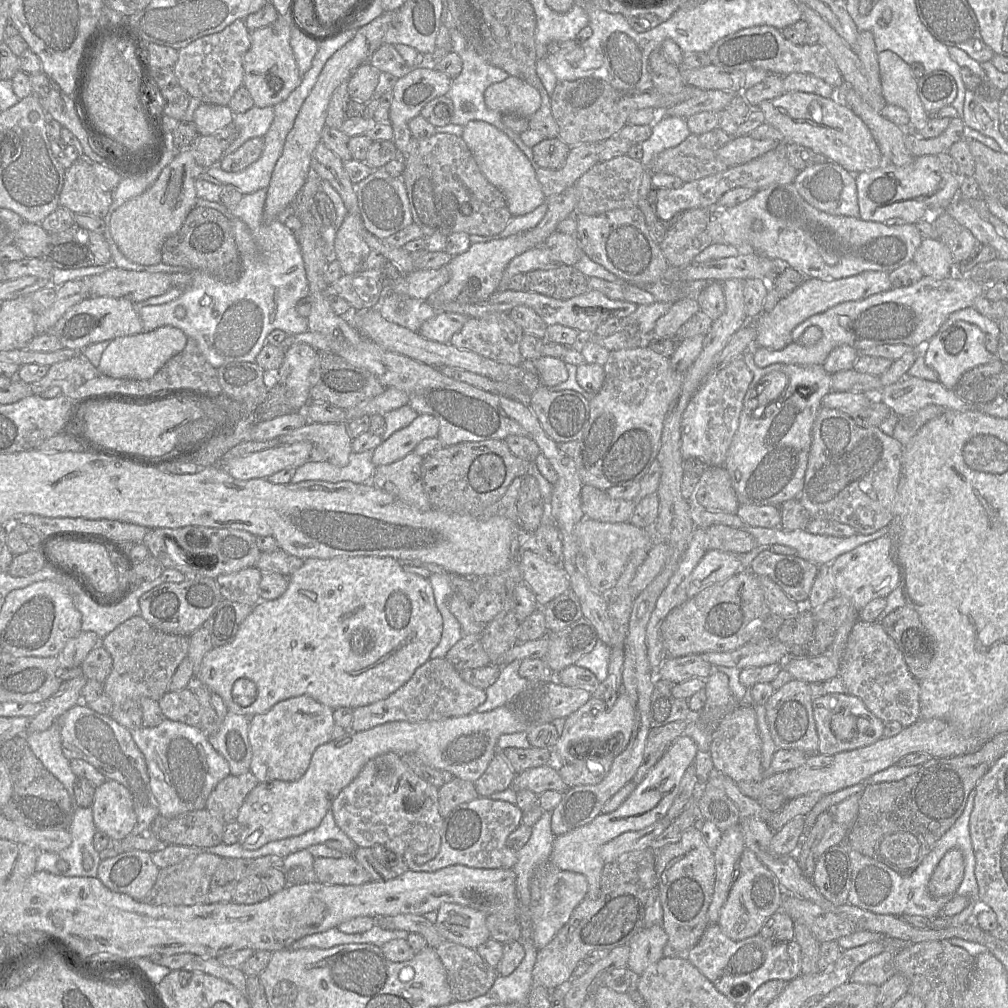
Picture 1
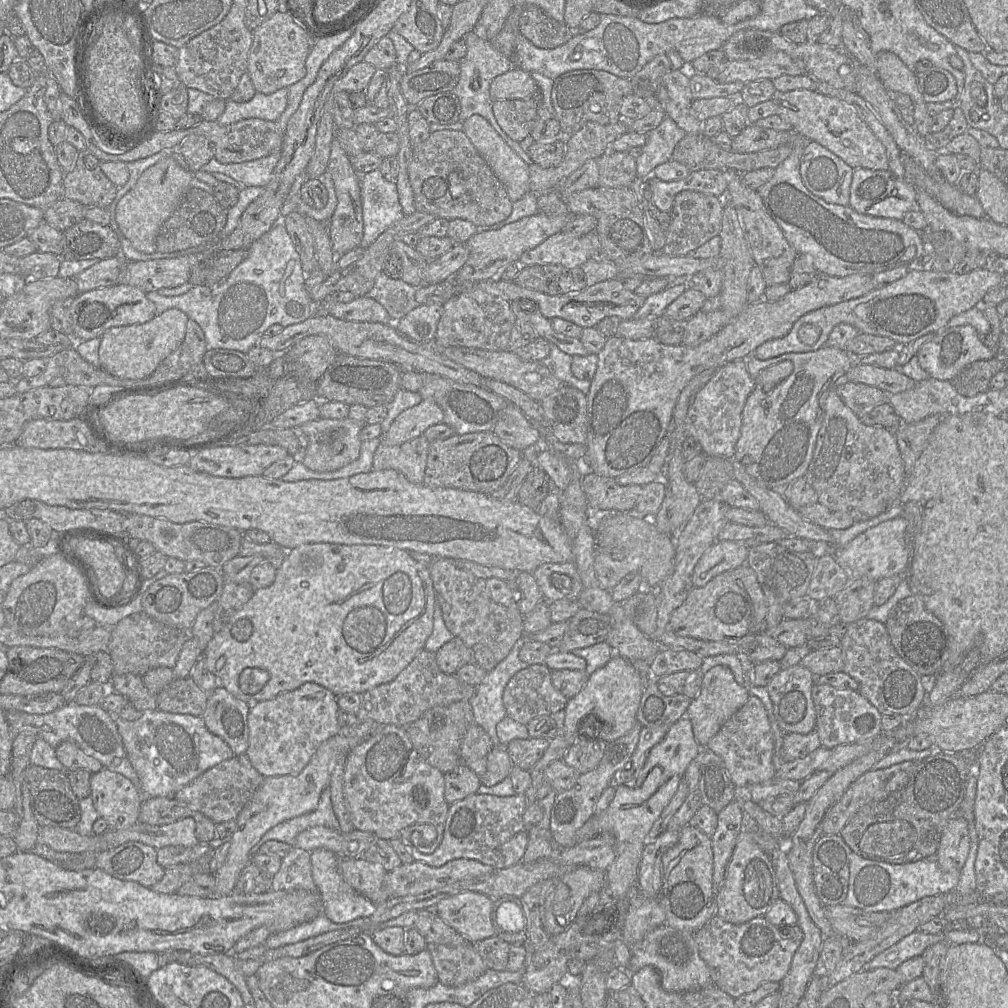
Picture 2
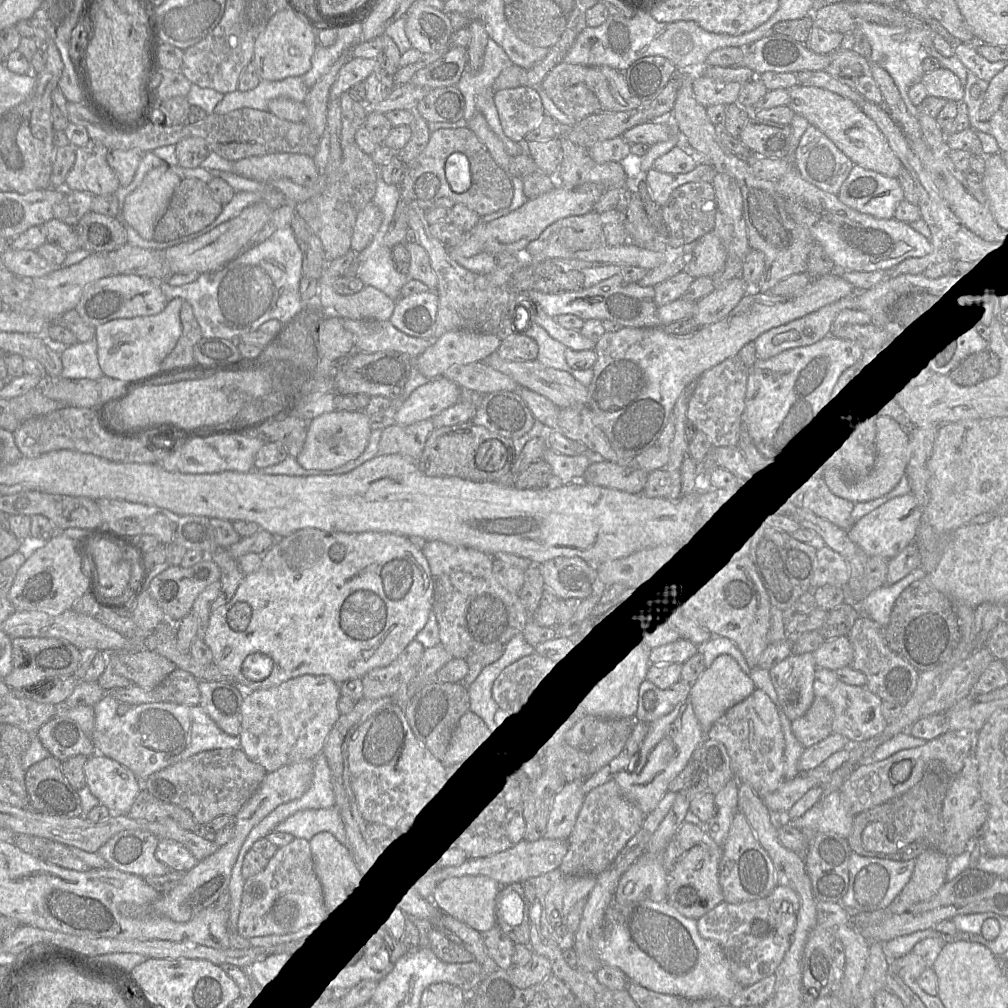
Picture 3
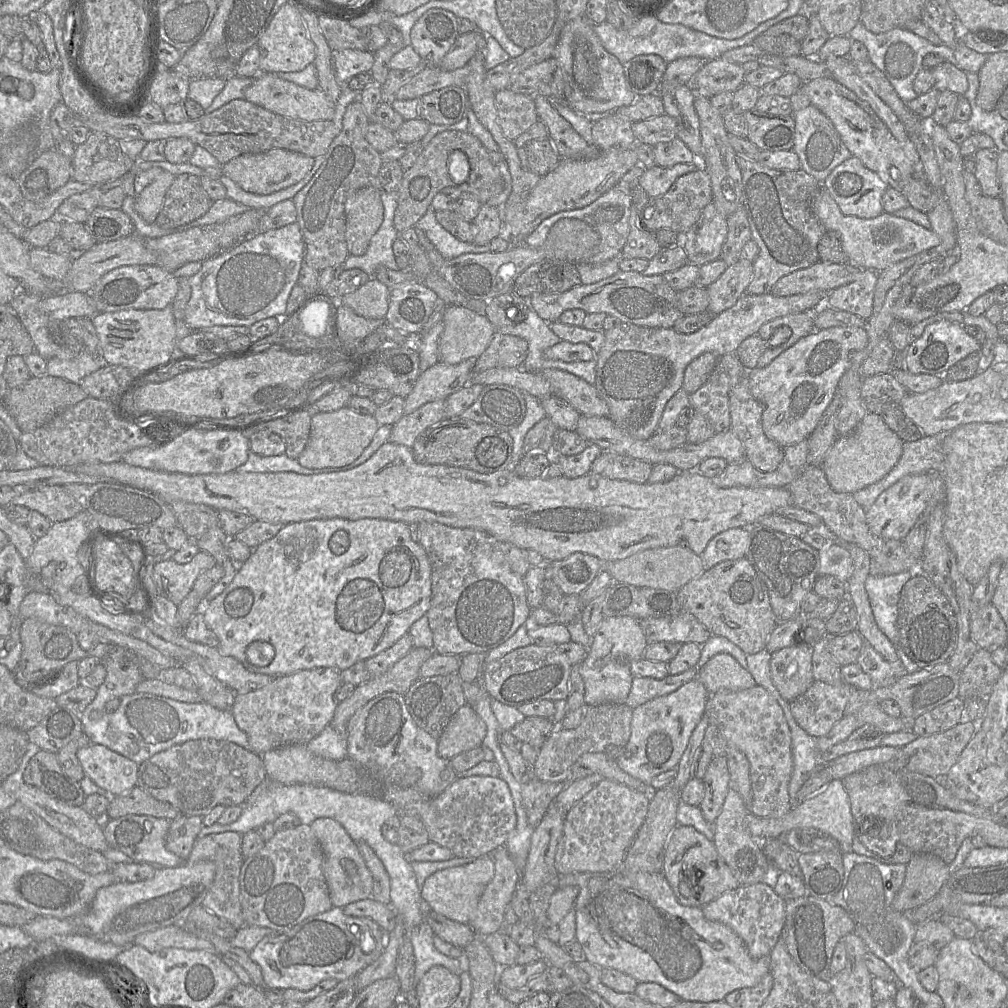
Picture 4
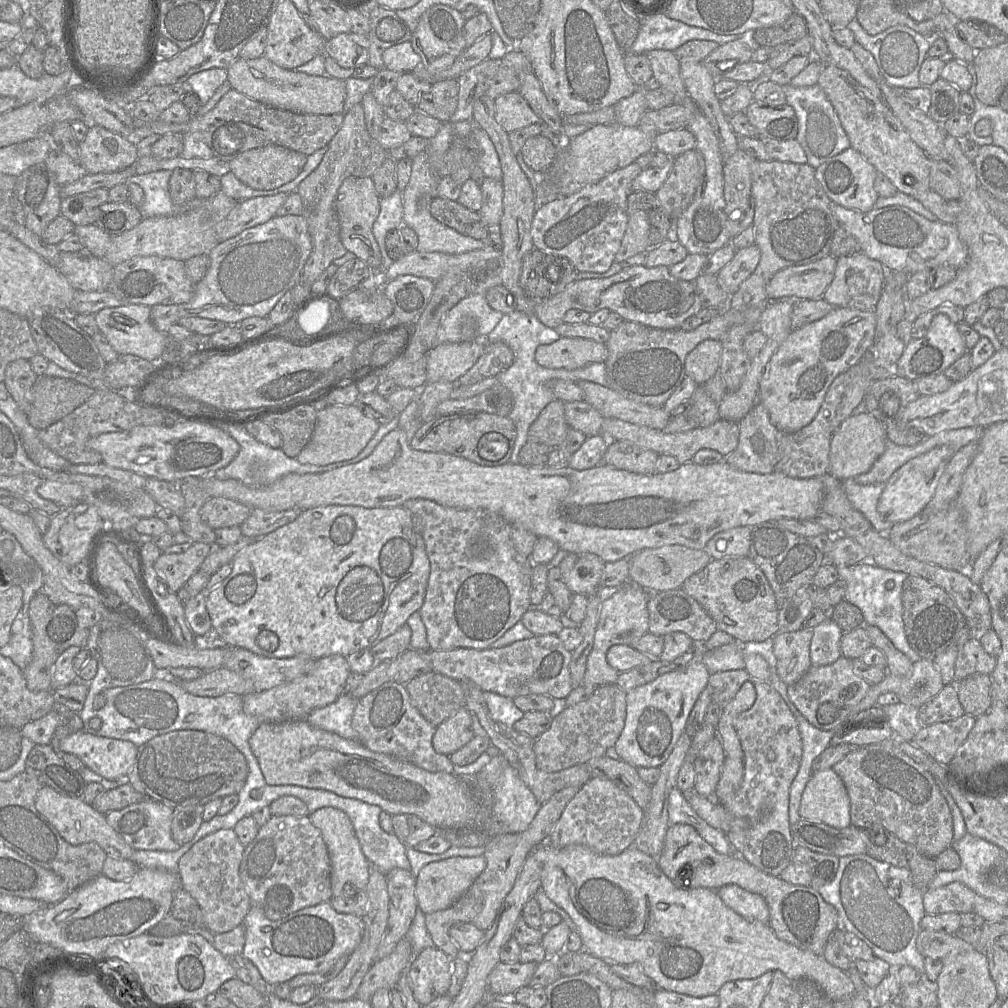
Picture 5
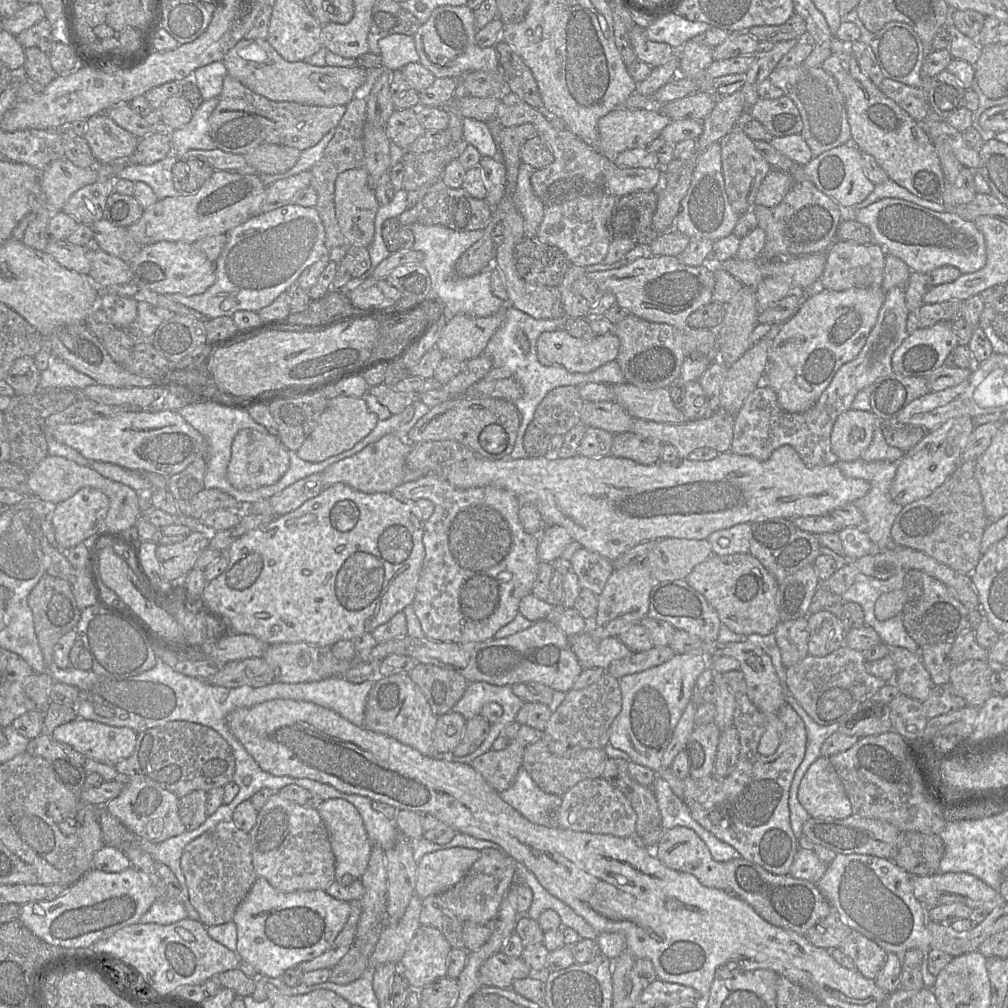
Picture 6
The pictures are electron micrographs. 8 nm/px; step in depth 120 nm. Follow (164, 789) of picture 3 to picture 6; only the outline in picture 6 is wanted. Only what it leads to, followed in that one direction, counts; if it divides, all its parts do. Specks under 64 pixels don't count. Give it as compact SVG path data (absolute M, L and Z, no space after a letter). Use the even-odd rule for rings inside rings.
M170 721L136 734L136 744L130 757L116 763L115 768L126 785L126 779L155 783L181 798L195 790L210 791L233 781L235 756L231 746L212 728L187 721Z

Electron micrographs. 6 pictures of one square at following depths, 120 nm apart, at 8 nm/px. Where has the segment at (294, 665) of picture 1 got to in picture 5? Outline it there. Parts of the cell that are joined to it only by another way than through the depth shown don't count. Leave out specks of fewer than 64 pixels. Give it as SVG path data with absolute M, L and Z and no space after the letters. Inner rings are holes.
M327 505L302 511L293 522L255 540L240 550L232 561L230 575L206 596L213 633L223 645L240 647L267 658L289 658L305 655L320 659L332 654L348 657L361 649L371 649L375 644L395 633L407 623L408 618L419 612L425 598L430 563L422 535L413 529L412 514L404 506L391 508L364 508L361 506Z

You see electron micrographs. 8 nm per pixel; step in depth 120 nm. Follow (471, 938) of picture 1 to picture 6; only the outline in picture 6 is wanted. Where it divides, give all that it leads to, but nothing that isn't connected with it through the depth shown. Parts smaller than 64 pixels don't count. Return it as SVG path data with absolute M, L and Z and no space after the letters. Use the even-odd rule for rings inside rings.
M464 847L425 854L417 864L415 895L424 899L457 884L478 860L480 851Z

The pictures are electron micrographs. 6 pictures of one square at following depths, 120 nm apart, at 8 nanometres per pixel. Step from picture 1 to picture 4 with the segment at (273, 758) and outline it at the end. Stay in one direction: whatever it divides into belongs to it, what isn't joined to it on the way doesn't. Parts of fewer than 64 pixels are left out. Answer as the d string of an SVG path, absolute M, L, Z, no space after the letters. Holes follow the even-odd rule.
M320 667L301 670L274 677L268 685L259 689L247 693L237 693L231 711L237 726L247 735L252 752L262 757L267 751L283 746L306 745L318 736L326 726L330 725L334 717L338 705L335 693L341 685L340 672L336 669Z

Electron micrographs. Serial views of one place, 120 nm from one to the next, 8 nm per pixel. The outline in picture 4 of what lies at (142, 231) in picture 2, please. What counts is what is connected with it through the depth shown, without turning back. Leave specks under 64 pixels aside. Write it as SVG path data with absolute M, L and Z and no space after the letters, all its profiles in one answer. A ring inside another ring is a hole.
M164 170L136 198L135 209L147 223L156 221L162 209L166 192L175 177L172 173Z

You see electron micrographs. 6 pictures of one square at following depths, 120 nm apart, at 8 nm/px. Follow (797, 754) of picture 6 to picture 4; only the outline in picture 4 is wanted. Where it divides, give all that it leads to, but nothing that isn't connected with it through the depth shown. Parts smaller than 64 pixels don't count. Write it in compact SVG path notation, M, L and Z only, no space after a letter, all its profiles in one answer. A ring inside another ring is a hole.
M759 685L741 691L720 690L708 694L705 704L708 724L715 725L726 744L739 749L749 762L752 803L749 813L762 818L780 818L791 809L788 786L793 770L790 729L782 708Z

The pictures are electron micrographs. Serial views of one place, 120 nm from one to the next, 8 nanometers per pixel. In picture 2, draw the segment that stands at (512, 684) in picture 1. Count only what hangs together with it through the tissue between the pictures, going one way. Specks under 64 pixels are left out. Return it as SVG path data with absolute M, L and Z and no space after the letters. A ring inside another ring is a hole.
M525 637L518 639L507 657L487 673L482 683L476 687L476 694L470 700L474 722L489 735L492 748L495 746L505 748L499 742L497 724L507 716L503 704L503 691L507 683L518 671L528 666L519 658Z

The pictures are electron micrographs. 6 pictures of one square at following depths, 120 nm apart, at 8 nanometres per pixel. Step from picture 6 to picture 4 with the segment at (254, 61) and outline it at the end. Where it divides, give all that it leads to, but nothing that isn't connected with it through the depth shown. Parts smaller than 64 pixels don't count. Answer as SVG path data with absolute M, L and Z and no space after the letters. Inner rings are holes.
M259 72L254 81L244 90L244 99L254 103L275 114L289 117L296 120L332 121L335 114L335 103L325 93L317 89L307 89L293 82L283 80L274 73Z

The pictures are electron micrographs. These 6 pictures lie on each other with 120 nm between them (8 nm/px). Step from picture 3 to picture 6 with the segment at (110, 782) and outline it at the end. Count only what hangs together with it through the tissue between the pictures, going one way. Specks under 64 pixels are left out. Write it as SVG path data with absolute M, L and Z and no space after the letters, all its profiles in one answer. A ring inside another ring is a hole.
M79 716L53 731L57 742L70 745L87 759L115 765L131 756L137 732L128 727L115 727Z

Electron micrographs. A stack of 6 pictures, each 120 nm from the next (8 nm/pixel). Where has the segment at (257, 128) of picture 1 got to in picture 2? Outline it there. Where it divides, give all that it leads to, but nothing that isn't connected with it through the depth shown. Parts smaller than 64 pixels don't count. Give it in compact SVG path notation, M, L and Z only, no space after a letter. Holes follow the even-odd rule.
M288 87L272 94L256 92L254 97L243 103L226 100L225 110L218 118L220 125L229 125L248 118L276 121L287 106Z

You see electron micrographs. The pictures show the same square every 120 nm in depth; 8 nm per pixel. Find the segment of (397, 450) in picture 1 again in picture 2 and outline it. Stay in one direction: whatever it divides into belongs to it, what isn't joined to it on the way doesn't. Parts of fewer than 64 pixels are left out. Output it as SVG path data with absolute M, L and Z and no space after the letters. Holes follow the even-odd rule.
M422 399L419 404L405 409L394 419L383 440L387 445L400 445L422 435L430 426L443 421L444 413L440 406L433 400Z

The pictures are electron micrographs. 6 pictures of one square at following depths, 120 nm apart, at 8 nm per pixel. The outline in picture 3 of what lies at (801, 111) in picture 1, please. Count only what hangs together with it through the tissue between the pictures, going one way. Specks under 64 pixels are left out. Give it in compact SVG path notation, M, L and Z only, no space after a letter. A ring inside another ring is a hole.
M796 85L789 90L788 106L795 114L806 118L809 124L822 131L854 165L897 178L902 163L895 155L877 124L867 116L859 105L829 90Z

